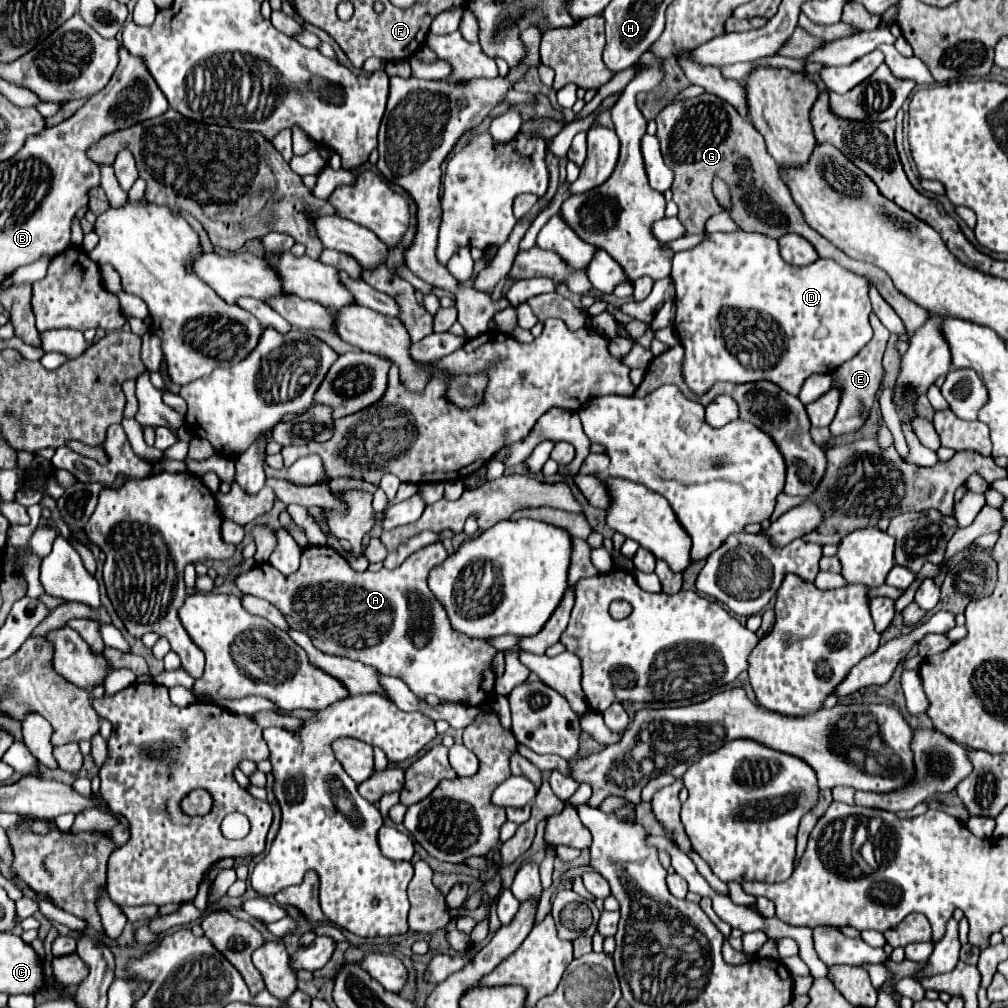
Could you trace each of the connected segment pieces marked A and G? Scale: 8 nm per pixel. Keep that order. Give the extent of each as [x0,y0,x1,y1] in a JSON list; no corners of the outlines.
[[237,543,495,703],[655,93,931,335]]

